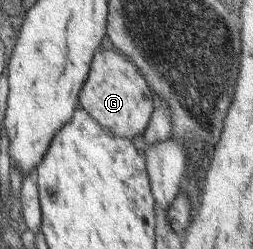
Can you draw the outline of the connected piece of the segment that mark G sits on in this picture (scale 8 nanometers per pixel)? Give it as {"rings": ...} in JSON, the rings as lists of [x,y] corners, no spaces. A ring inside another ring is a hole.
{"rings":[[[100,49],[96,54],[90,76],[80,93],[80,105],[101,125],[118,136],[135,139],[148,130],[156,105],[155,93],[140,69],[123,53]]]}

